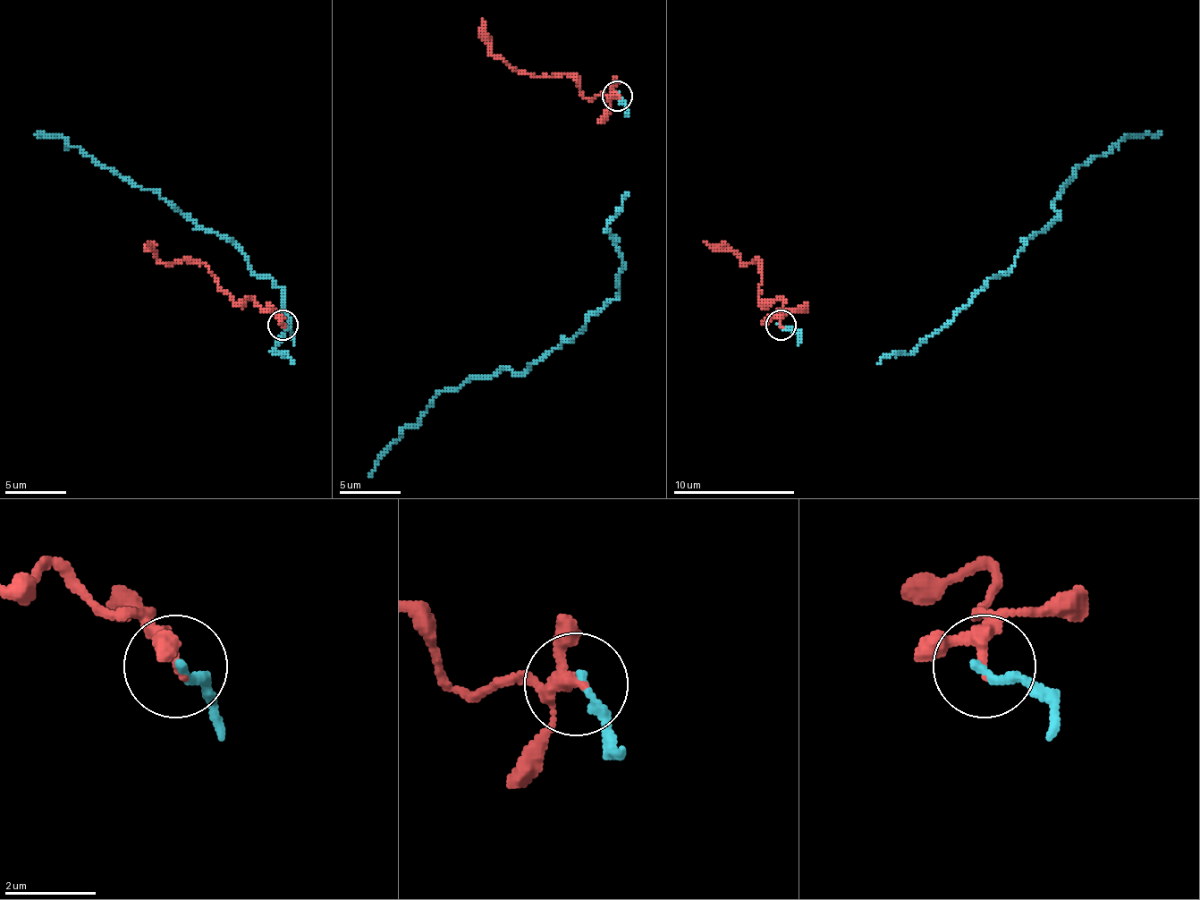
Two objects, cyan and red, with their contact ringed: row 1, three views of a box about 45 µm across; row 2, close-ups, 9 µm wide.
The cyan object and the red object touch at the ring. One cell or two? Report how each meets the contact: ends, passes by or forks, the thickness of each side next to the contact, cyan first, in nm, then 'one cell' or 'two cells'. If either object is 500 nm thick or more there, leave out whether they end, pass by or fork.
cyan ends there; red passes by; 200 nm thick on the cyan side, 240 nm on the other; one cell

